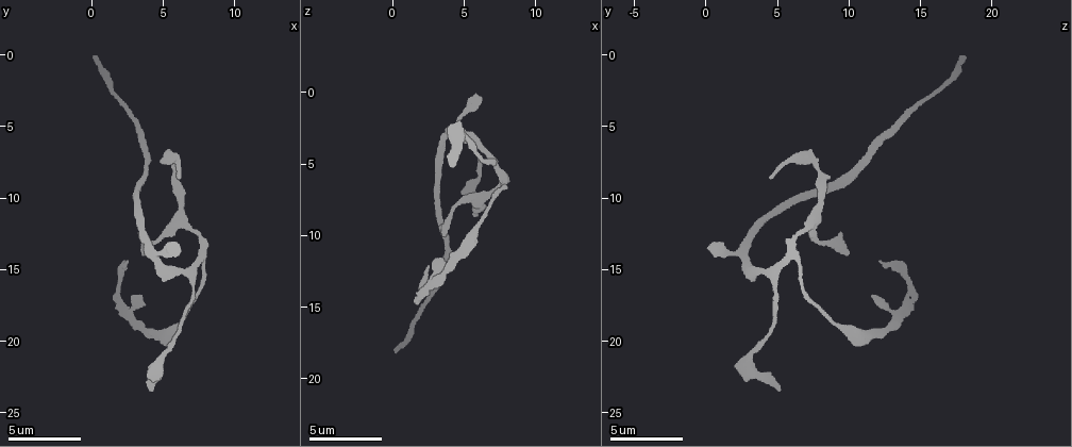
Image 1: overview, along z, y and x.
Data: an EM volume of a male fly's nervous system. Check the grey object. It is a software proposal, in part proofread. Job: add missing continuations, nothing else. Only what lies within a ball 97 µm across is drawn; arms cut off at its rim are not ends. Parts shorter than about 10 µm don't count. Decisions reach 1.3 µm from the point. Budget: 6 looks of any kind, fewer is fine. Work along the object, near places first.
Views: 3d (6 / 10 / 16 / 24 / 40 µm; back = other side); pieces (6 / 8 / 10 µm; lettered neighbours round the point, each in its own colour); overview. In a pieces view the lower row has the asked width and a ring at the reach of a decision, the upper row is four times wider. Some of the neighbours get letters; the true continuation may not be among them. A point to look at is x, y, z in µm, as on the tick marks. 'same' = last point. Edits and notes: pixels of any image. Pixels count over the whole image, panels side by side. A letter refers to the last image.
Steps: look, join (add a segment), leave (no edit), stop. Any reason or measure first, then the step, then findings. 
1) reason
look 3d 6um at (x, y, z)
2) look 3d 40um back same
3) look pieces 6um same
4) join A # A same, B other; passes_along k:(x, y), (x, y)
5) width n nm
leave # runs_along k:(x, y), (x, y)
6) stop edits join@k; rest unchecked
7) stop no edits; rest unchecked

branch stops here
look pieces 8um at (4.0, 23.2, 5.0)

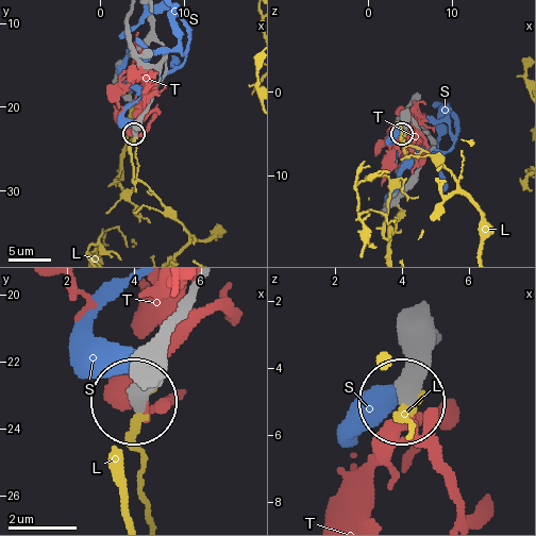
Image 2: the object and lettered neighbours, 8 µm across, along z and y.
leave # L other, S other, T other; runs_along 2:(198, 289), (155, 349), (135, 398); none of them fits

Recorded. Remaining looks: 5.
branch stops here
look pieces 10um at (2.4, 14.4, 12.2)

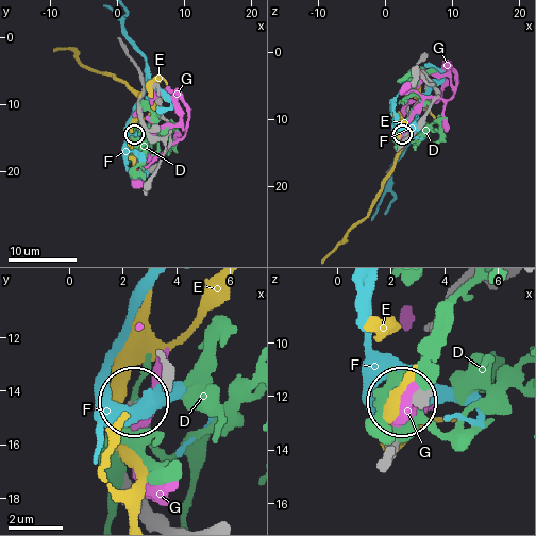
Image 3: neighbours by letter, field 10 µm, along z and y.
leave # D other, E other, F other, G other; no lettered segment goes on from it

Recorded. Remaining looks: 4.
tapers out
look pieces 8um at (6.2, 8.6, 4.6)

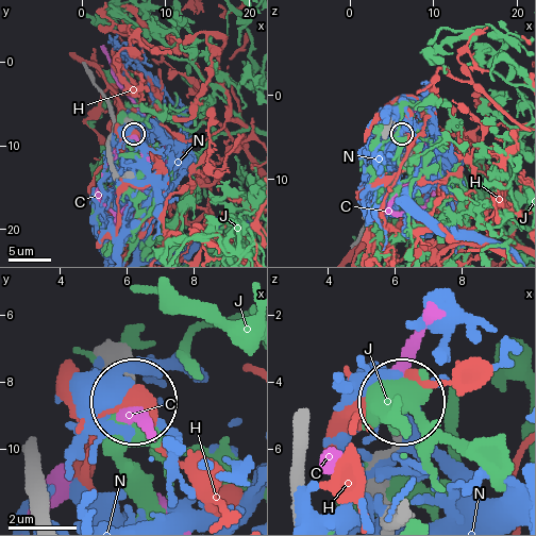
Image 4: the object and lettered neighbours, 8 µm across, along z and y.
leave # C other, H other, J other, N other; no lettered segment goes on from it

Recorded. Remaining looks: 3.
stop no edits; rest unchecked

